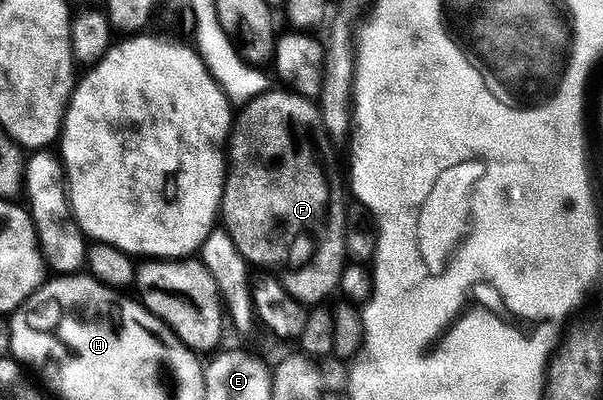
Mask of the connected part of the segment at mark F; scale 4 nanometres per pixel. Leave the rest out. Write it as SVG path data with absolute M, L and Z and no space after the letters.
M270 87L265 92L260 93L259 96L244 102L236 114L227 142L227 168L225 170L225 186L223 187L223 195L221 196L220 224L227 231L227 235L231 235L235 247L239 247L243 259L248 261L250 266L257 268L258 265L261 271L276 277L279 283L283 283L286 291L306 307L316 306L318 303L324 302L321 301L324 297L329 297L332 293L335 293L335 290L341 284L341 273L347 264L347 258L345 256L347 181L343 176L342 166L341 169L337 165L331 166L330 169L325 166L325 161L329 161L333 157L333 143L335 143L334 138L330 136L328 130L324 127L318 102L304 97L301 93L294 93L288 87Z

